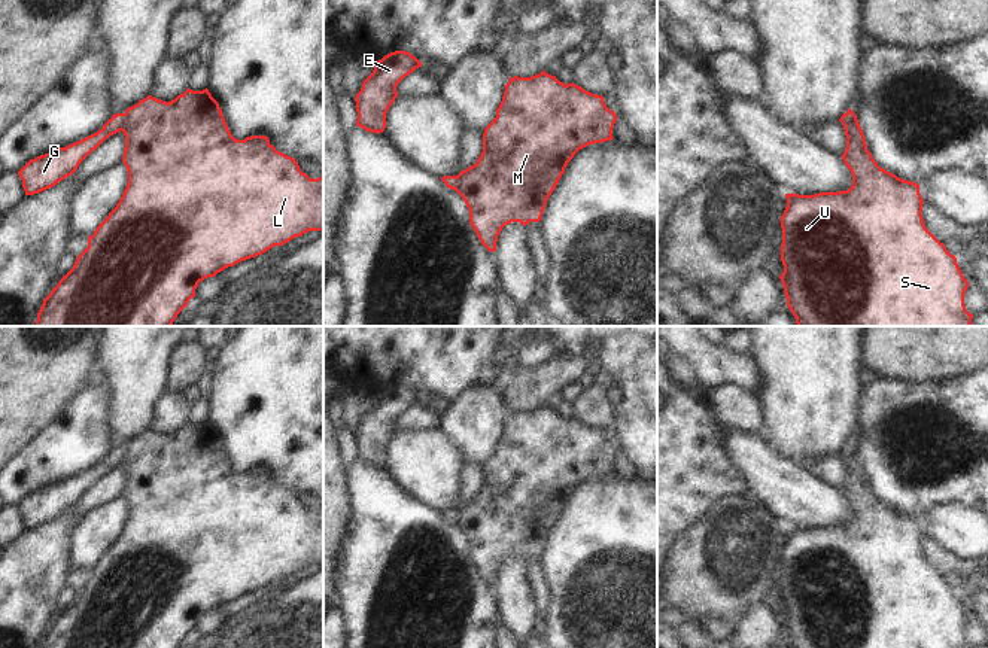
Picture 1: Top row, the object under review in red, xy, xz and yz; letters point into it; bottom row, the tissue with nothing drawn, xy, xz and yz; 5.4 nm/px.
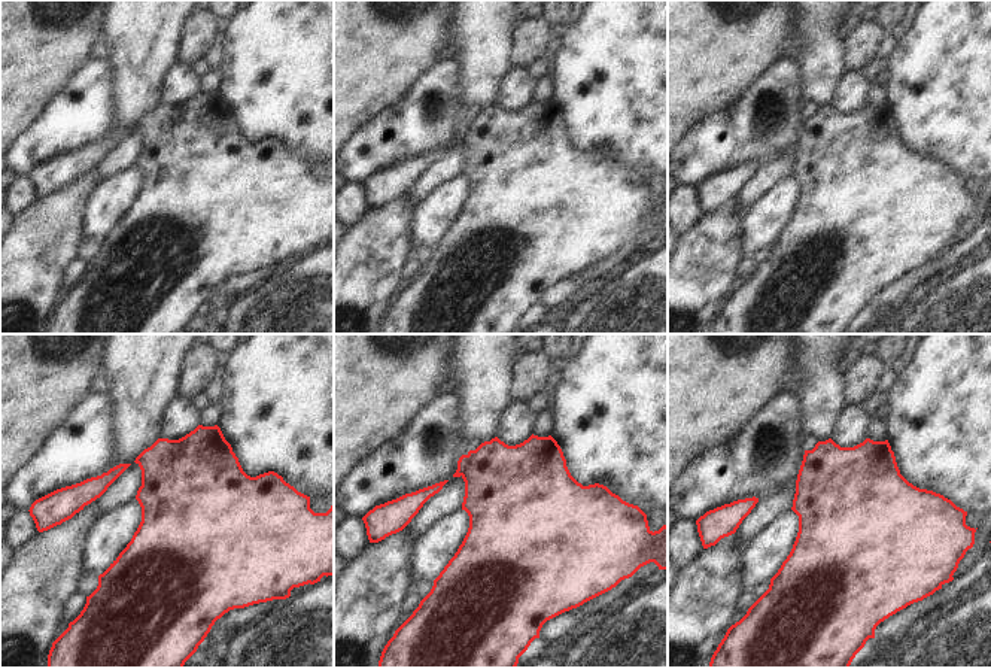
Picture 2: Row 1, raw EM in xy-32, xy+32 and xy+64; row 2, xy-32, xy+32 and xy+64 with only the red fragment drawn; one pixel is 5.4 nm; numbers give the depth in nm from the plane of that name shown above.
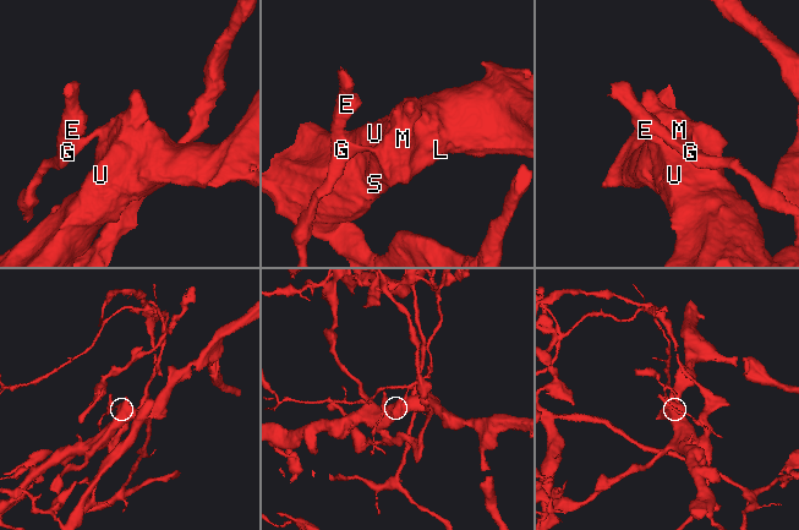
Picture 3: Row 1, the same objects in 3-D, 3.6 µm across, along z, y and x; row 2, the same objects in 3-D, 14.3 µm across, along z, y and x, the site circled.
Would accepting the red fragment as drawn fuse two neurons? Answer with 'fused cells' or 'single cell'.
fused cells

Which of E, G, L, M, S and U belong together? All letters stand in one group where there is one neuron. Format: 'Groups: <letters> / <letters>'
Groups: E G / L M S U.

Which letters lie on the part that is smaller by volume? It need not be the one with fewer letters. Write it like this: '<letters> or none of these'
E, G

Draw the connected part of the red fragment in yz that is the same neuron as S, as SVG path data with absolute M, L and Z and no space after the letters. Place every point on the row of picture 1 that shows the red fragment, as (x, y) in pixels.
M851 109L839 121L846 136L840 158L852 174L852 186L814 195L785 194L787 207L781 216L784 273L779 279L797 326L970 326L973 314L964 305L969 282L957 258L925 228L919 185L878 165Z

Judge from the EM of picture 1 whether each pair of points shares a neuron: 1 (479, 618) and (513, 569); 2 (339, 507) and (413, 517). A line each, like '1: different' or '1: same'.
1: different
2: different

